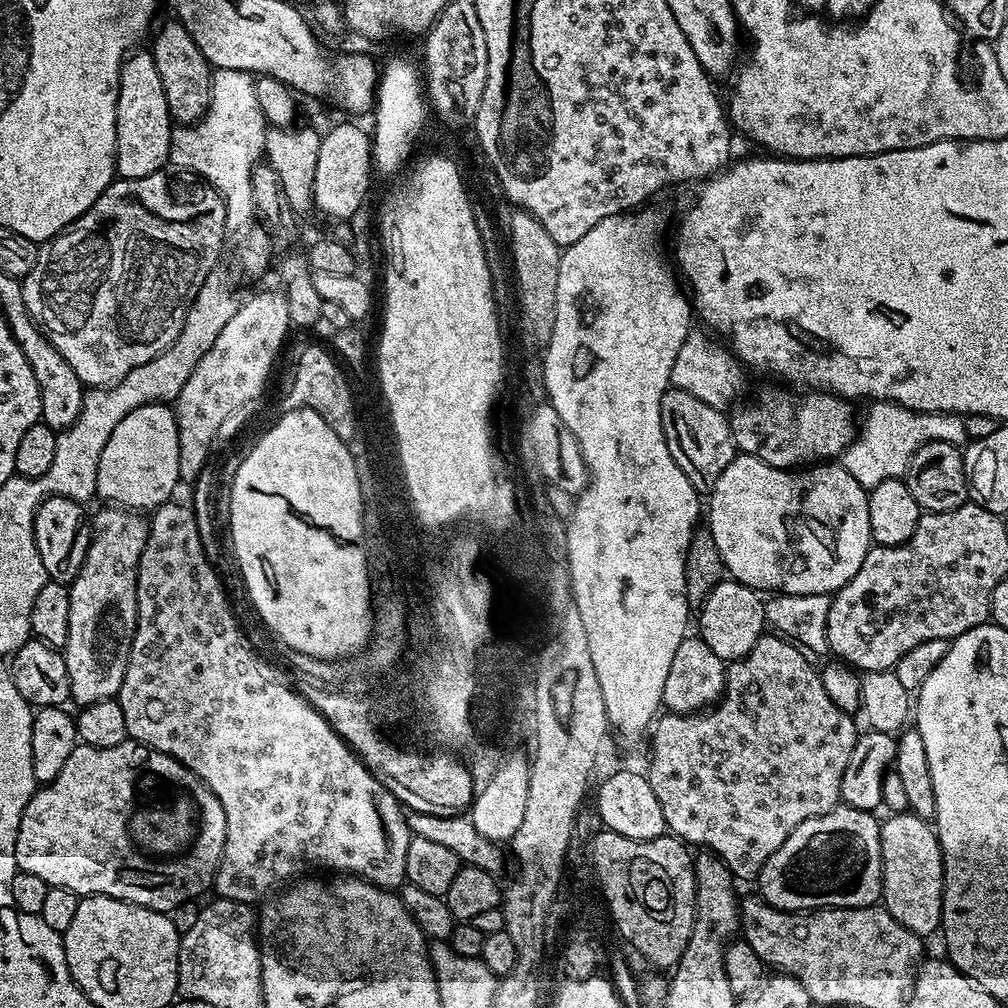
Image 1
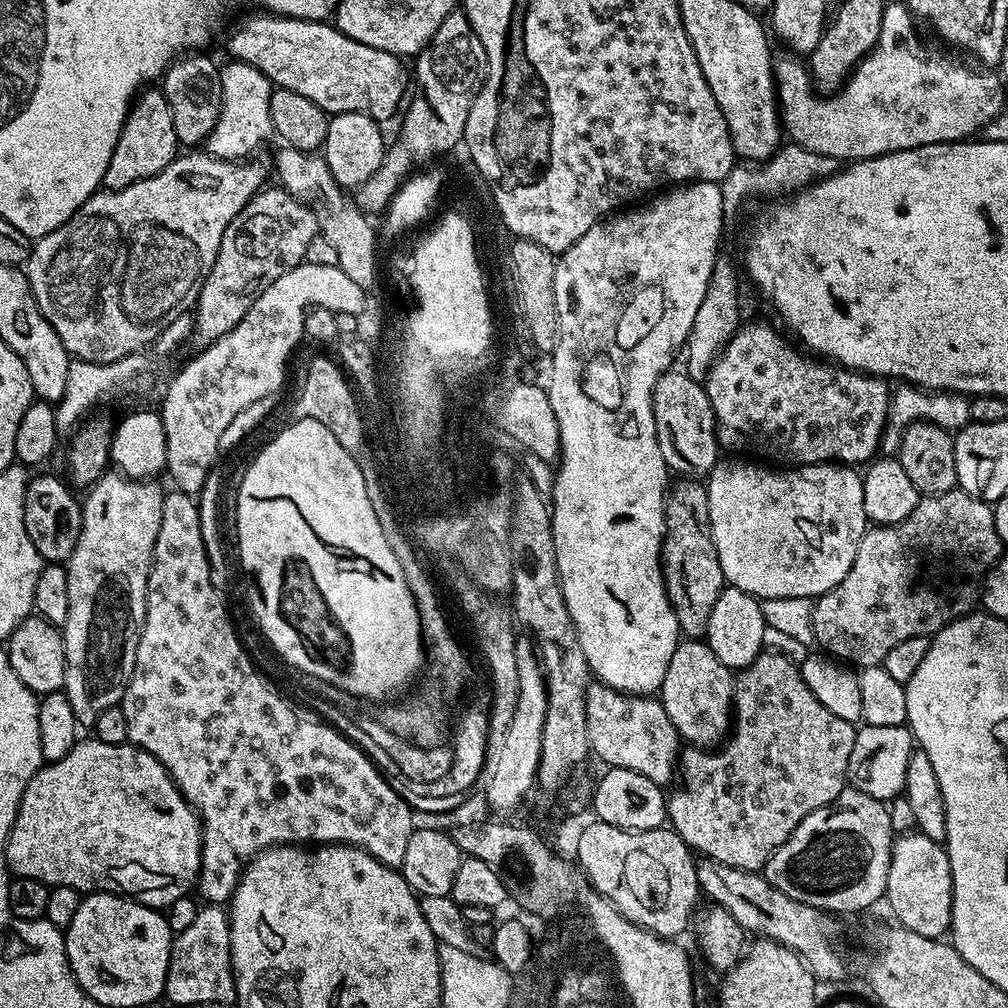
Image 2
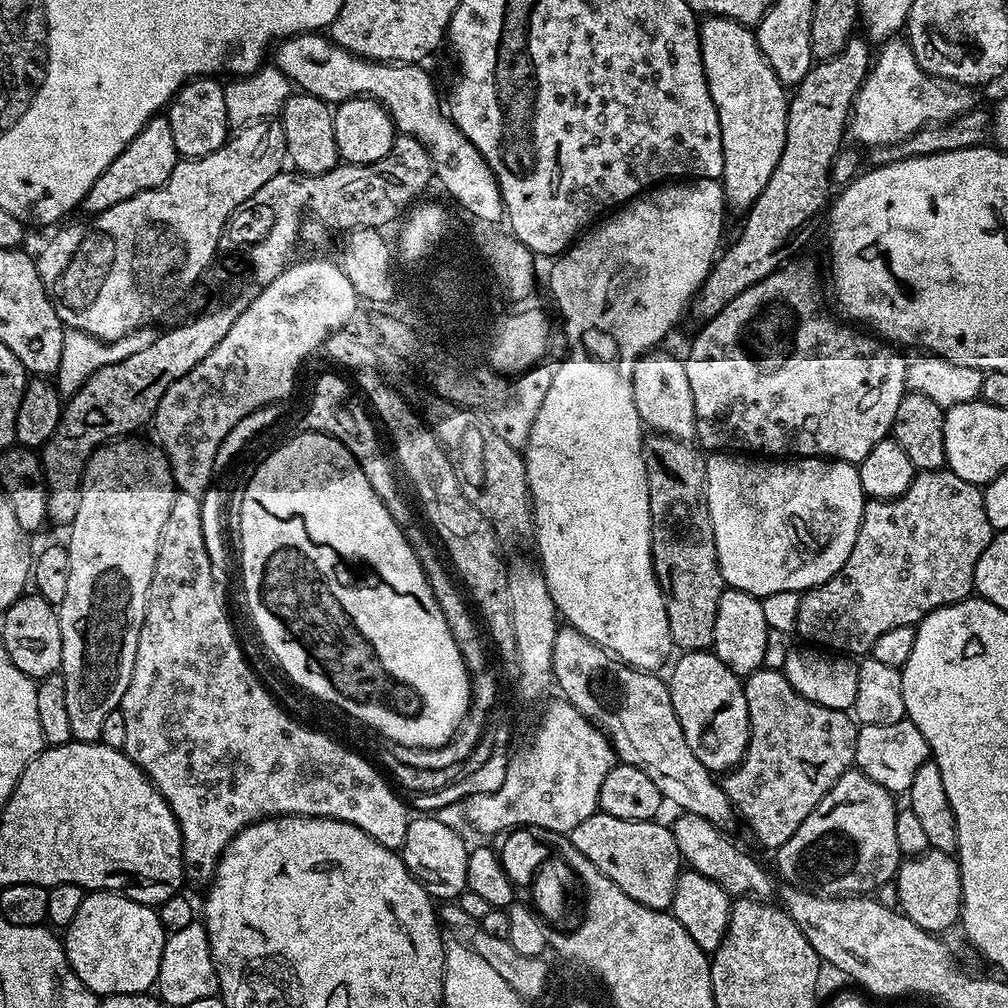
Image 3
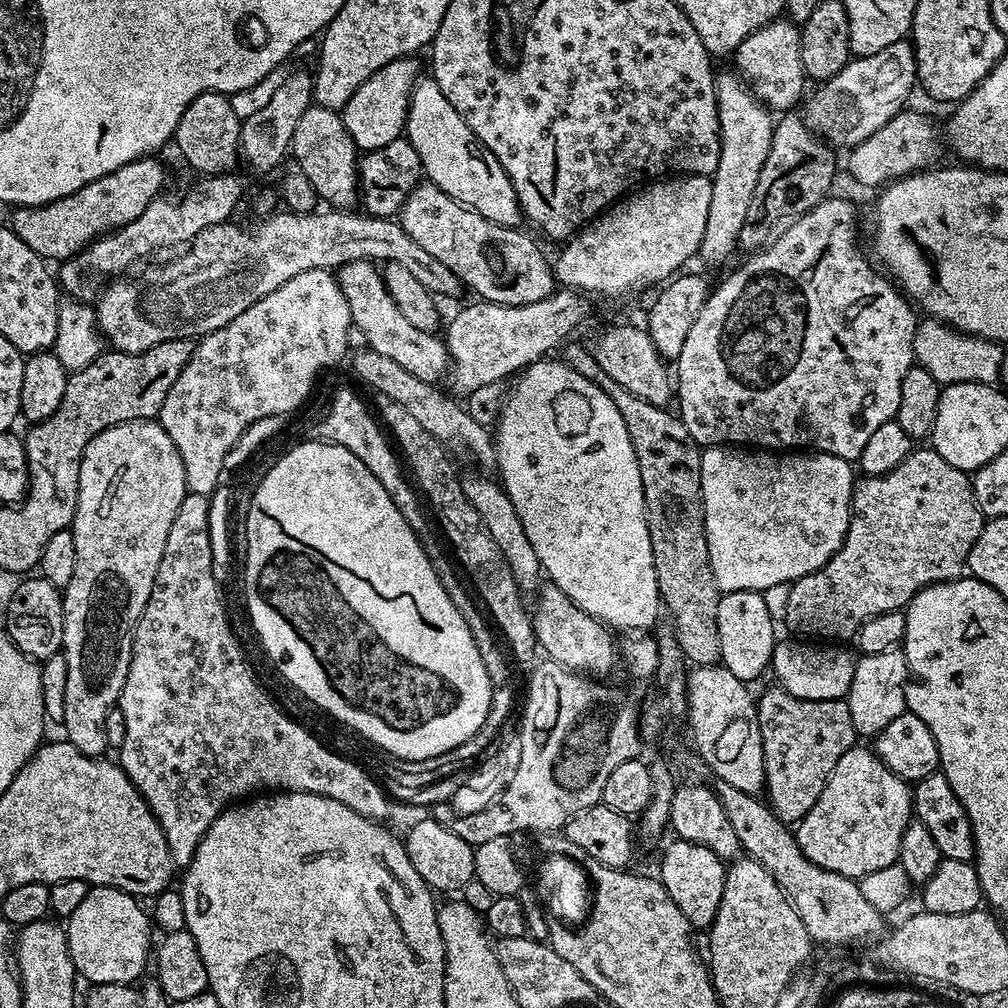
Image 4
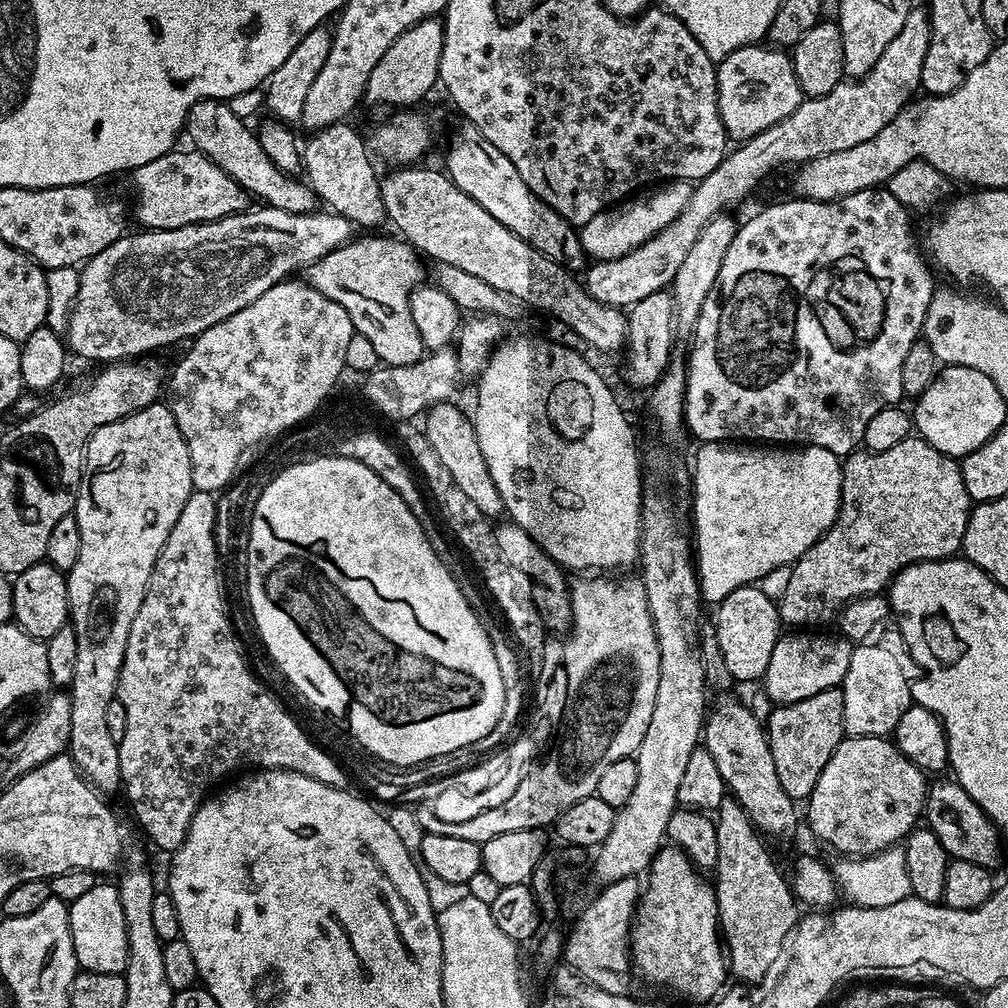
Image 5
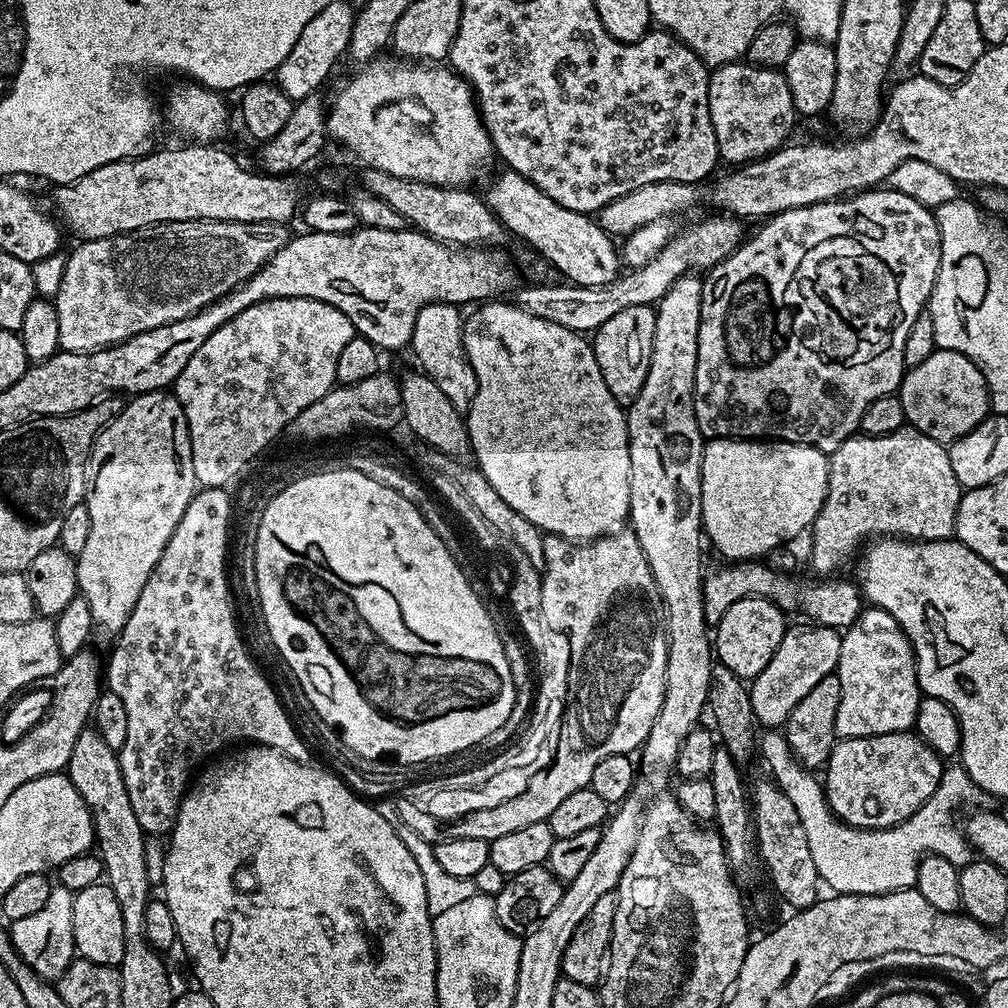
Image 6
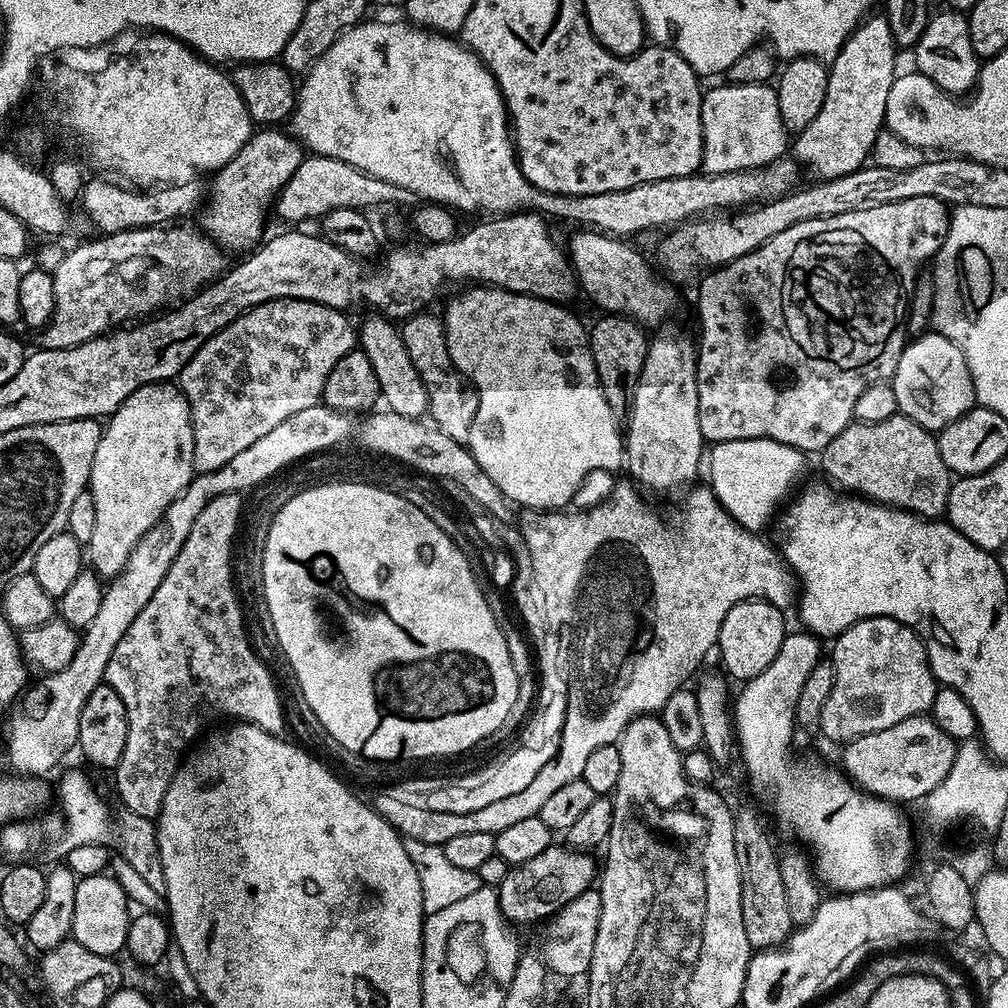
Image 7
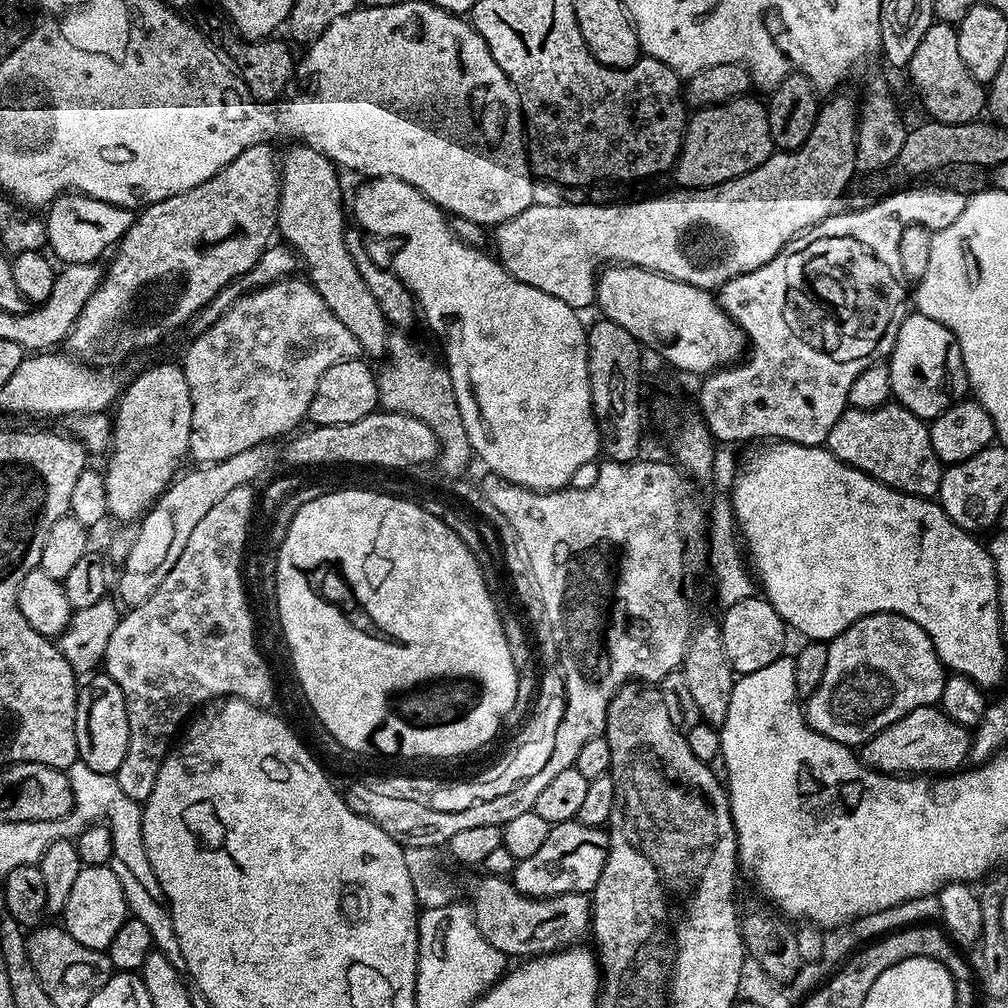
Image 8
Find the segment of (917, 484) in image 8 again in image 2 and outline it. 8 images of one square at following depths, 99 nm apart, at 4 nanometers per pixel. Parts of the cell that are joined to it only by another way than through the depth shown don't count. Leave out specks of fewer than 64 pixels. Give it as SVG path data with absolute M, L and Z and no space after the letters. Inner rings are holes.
M953 490L950 492L943 492L942 494L938 494L937 496L924 496L918 502L918 506L914 506L914 510L910 514L908 518L906 518L900 524L894 524L891 526L872 526L865 531L864 536L858 542L858 554L854 554L854 562L850 566L850 570L846 574L846 578L842 578L842 582L838 582L838 586L834 586L831 590L829 590L826 594L822 594L821 596L815 597L814 603L812 605L812 625L814 626L814 641L817 645L821 644L823 651L827 653L827 655L849 665L855 666L857 669L861 668L874 668L880 665L883 665L884 659L886 658L886 654L890 654L890 650L894 650L894 646L898 646L898 642L906 642L906 638L918 638L919 636L927 636L929 638L936 635L936 633L943 630L944 626L948 624L952 620L957 620L960 616L966 616L969 612L973 611L977 607L978 597L982 592L982 581L988 571L989 568L992 567L993 564L996 563L997 560L1000 559L1000 554L1002 551L1002 545L1000 539L998 538L998 530L994 526L994 514L992 513L993 505L986 500L980 500L977 496L971 496L970 494L966 494L965 492L959 490Z

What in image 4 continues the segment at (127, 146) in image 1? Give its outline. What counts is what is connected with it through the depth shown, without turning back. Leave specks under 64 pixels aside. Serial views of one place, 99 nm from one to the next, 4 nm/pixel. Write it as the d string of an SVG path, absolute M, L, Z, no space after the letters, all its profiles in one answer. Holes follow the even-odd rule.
M151 155L126 162L126 166L118 166L118 170L102 178L94 178L94 182L82 186L82 190L61 200L33 208L17 207L11 213L10 227L45 261L63 262L77 256L93 240L134 222L134 218L165 191L164 168L156 159Z

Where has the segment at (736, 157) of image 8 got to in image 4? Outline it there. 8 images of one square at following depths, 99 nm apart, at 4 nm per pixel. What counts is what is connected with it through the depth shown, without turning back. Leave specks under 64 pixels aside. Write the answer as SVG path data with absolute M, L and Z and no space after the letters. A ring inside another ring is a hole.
M777 18L772 23L762 26L750 34L737 46L734 59L735 71L748 89L763 102L769 110L792 110L796 103L801 103L805 95L806 77L800 57L800 29L787 18Z

